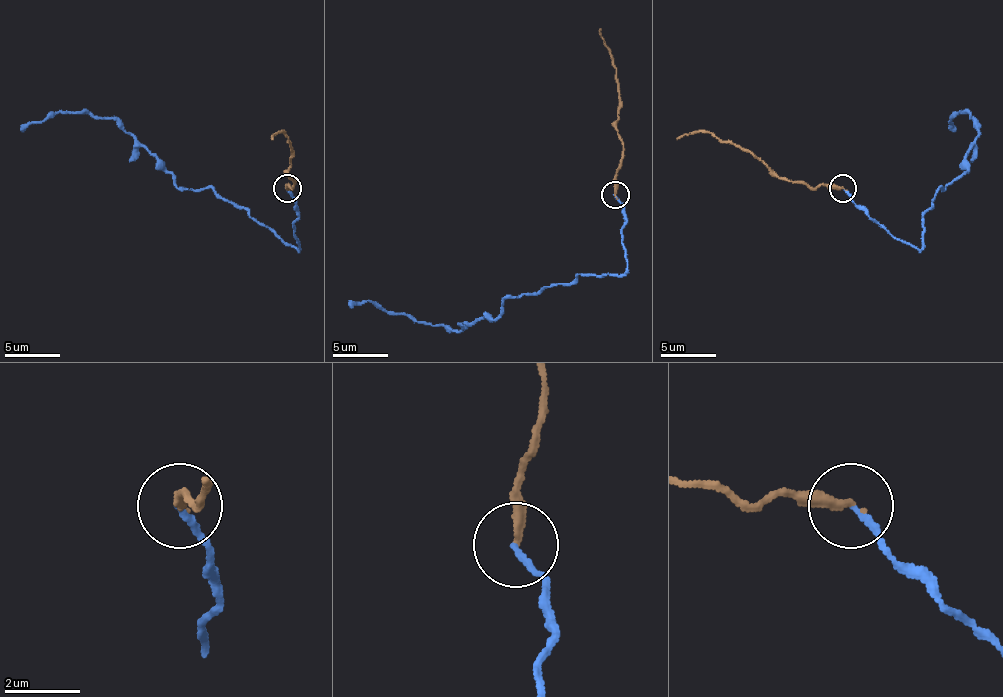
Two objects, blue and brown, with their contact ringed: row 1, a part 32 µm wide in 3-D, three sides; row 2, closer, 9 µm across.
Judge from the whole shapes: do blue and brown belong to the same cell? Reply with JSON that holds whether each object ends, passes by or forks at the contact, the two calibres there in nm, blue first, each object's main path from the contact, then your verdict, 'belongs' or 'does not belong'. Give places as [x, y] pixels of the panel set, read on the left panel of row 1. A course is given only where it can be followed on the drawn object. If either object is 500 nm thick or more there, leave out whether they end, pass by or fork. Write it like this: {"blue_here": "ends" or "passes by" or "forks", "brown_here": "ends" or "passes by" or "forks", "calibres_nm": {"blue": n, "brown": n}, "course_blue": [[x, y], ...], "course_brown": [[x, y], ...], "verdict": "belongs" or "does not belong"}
{"blue_here": "ends", "brown_here": "ends", "calibres_nm": {"blue": 170, "brown": 280}, "course_blue": [[287, 187], [296, 201], [296, 249], [209, 187], [179, 187], [112, 118], [53, 112], [20, 129]], "course_brown": [[287, 187], [296, 182], [287, 174], [290, 151], [285, 132], [271, 140]], "verdict": "does not belong"}

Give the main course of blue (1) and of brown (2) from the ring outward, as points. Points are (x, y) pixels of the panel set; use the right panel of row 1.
1: (842, 187), (920, 249), (923, 215), (964, 171), (978, 135), (962, 112), (953, 129)
2: (842, 187), (789, 182), (747, 151), (708, 132), (677, 140)

